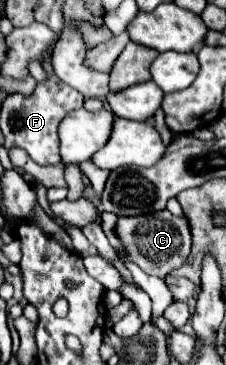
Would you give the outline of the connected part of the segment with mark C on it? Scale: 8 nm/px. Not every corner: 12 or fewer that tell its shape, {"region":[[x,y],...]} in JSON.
{"region":[[119,218],[115,232],[143,272],[165,278],[191,252],[187,218]]}

